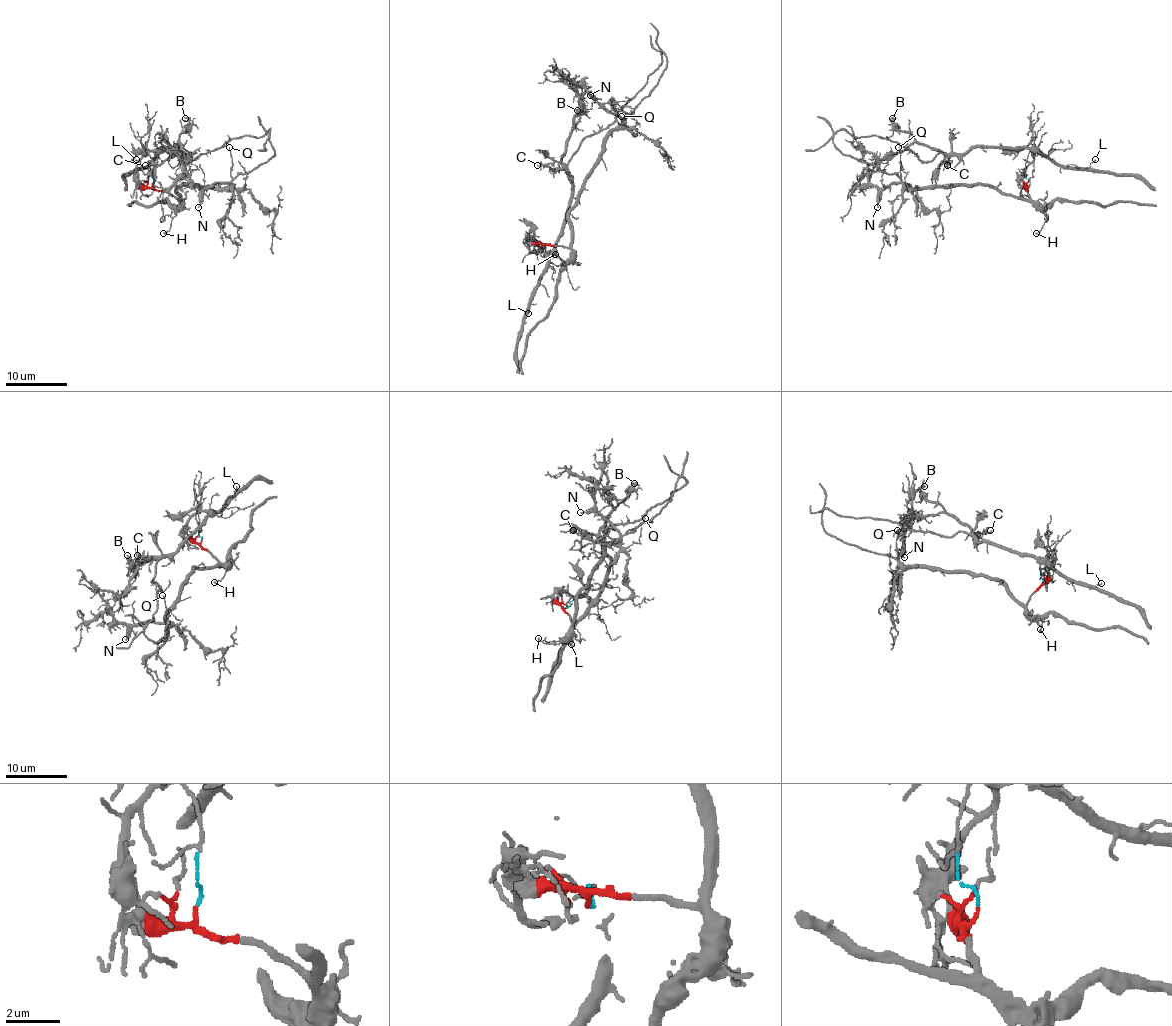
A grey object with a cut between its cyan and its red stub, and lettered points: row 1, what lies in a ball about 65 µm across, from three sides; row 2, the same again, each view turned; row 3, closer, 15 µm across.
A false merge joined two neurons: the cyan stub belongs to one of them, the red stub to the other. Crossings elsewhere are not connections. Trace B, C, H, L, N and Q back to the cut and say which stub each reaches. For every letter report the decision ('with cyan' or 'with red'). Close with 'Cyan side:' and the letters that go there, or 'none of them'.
B: with cyan
C: with cyan
H: with red
L: with cyan
N: with red
Q: with red
Cyan side: B, C, L

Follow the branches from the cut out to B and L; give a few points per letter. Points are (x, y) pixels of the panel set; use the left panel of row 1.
B: (152, 183), (149, 153), (175, 147), (178, 153), (170, 151), (187, 130), (184, 117)
L: (152, 183), (151, 151), (154, 157), (143, 168), (138, 168), (135, 159)

